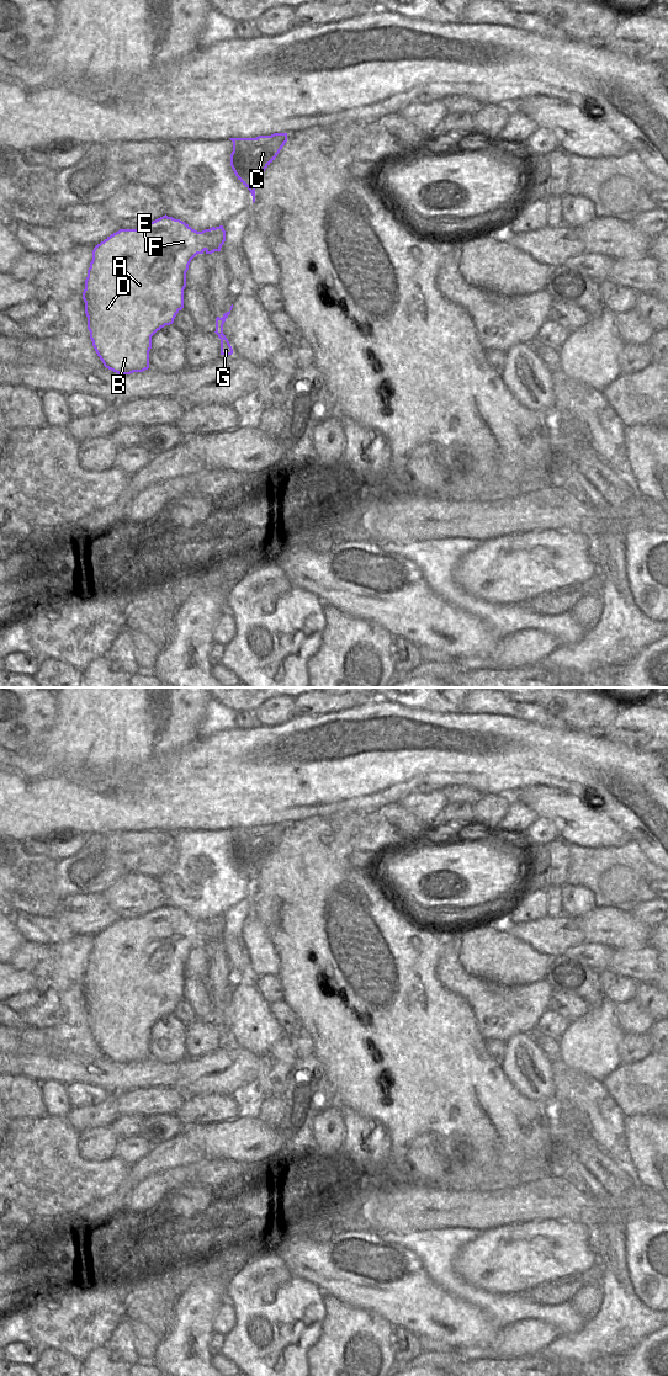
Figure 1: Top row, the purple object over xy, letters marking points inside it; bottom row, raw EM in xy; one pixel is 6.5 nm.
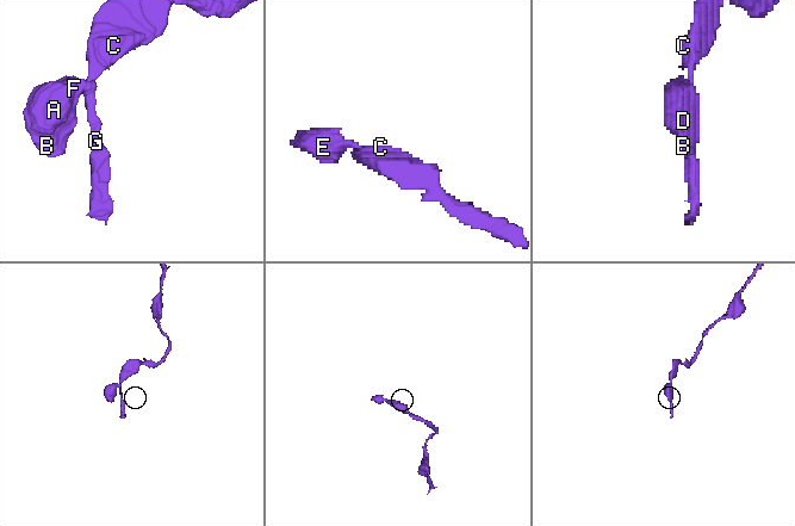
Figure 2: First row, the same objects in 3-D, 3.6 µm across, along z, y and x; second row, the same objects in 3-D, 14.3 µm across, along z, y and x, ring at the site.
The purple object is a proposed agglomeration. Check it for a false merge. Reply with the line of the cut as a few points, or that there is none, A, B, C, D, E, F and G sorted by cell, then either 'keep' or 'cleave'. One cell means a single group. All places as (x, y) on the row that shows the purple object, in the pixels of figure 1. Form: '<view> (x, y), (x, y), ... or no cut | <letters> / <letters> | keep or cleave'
xy (215, 228), (211, 233), (212, 242), (203, 249) | A B D E F / C G | cleave

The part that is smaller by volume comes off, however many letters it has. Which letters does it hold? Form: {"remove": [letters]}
{"remove": ["A", "B", "D", "E", "F"]}

